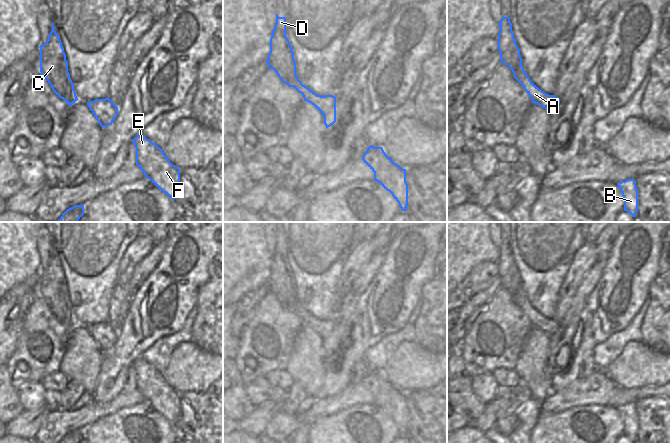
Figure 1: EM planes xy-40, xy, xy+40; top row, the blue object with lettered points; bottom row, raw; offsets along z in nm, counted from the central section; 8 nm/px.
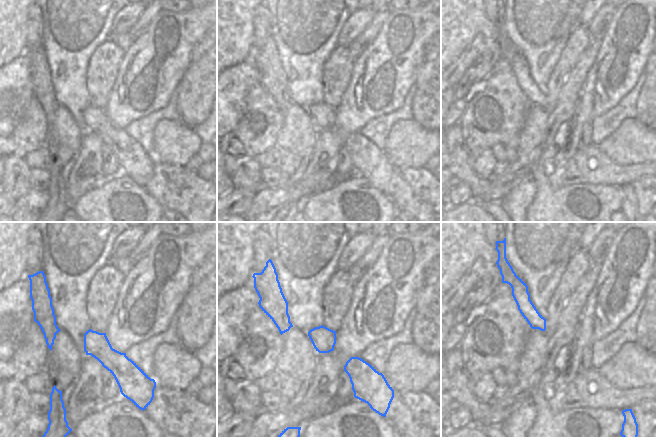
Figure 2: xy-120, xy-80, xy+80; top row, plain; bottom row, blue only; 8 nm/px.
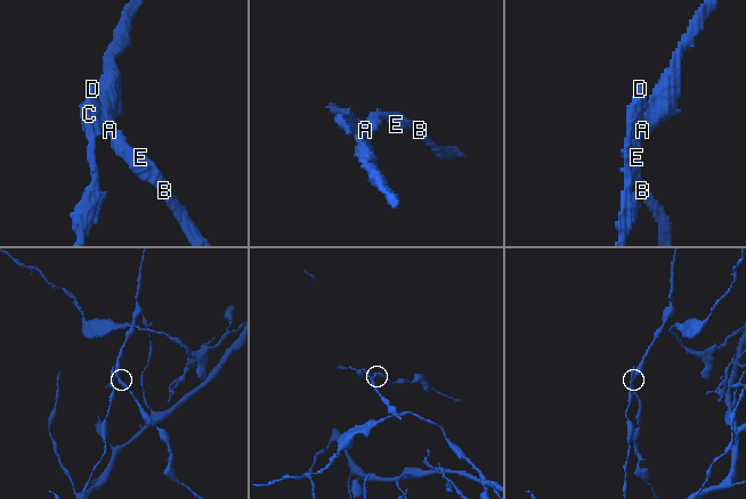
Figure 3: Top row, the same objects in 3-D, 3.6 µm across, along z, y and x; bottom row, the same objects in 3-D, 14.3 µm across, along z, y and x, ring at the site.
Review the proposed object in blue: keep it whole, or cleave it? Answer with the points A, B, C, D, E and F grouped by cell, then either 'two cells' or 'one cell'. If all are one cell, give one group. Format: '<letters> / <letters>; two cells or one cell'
A B E F / C D; two cells

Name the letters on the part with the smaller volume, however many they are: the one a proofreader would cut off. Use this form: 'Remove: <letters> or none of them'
Remove: A, B, E, F

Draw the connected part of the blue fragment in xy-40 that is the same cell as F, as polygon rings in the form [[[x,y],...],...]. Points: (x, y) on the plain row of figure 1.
[[[137,359],[132,366],[136,372],[136,389],[145,401],[175,423],[180,416],[180,393],[170,386],[158,369],[143,359]]]

